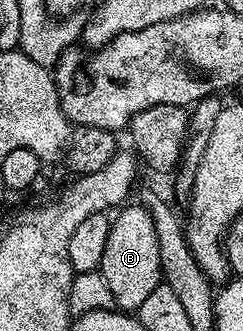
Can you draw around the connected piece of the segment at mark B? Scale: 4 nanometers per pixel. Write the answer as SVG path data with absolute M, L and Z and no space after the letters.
M125 204L115 214L117 217L111 218L110 235L106 235L106 251L102 251L102 263L98 270L106 279L106 287L110 287L116 309L120 311L134 311L142 307L150 291L162 284L154 219L142 204L132 204Z

